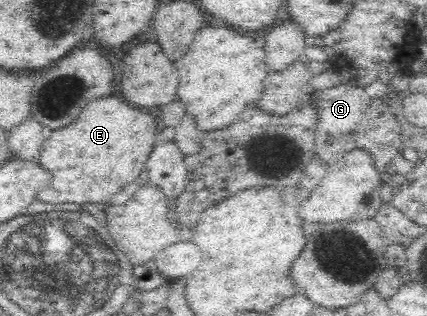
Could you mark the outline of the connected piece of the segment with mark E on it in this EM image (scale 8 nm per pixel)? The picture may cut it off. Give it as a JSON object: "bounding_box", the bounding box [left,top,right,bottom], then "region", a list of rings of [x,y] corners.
{"bounding_box":[37,96,160,202],"region":[[[103,96],[89,102],[81,116],[65,128],[51,132],[43,152],[39,154],[40,165],[52,172],[49,187],[41,190],[37,199],[41,202],[109,202],[117,192],[126,192],[141,182],[141,172],[146,170],[147,160],[160,139],[160,123],[151,114],[129,106],[117,96]]]}

